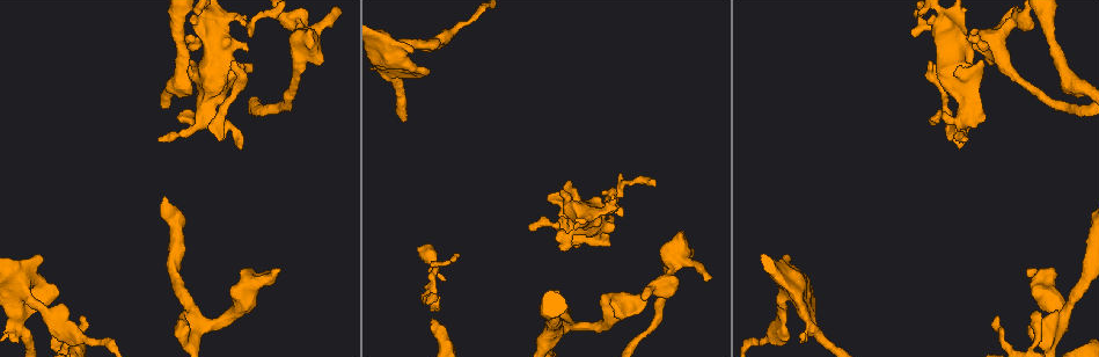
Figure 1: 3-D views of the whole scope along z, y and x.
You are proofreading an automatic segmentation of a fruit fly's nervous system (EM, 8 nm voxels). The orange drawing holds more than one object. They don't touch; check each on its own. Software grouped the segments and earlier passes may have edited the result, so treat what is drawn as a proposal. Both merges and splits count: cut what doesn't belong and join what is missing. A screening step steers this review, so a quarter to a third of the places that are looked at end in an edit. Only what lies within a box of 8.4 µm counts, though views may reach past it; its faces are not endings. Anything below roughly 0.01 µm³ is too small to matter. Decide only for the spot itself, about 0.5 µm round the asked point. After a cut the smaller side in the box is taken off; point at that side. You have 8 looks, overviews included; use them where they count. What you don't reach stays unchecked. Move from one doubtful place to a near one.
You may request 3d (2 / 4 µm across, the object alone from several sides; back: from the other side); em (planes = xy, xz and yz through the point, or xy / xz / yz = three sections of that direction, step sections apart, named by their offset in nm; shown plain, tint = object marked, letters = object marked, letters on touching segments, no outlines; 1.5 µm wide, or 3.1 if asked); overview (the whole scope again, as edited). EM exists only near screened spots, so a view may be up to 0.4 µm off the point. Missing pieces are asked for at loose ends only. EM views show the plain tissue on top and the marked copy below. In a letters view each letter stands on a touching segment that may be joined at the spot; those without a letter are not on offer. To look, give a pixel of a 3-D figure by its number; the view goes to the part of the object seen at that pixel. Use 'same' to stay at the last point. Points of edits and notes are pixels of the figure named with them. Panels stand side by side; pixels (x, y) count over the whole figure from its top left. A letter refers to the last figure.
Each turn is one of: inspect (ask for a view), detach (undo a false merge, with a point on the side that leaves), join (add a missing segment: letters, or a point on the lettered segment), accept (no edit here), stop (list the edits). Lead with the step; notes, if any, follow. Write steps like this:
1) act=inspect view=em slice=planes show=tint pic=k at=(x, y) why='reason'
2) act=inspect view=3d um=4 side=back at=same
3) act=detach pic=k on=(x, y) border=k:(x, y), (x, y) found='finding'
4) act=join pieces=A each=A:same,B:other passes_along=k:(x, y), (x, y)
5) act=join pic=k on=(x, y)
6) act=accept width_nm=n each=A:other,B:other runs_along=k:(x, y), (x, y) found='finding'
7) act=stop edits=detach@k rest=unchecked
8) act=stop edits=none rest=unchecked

act=inspect view=3d um=2 pic=1 at=(451, 261) why='an open end'

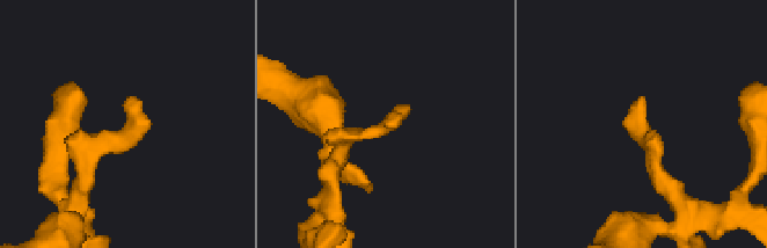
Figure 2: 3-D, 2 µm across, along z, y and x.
act=inspect view=em slice=planes show=letters pic=2 at=(393, 124) why='shape alone is not enough'

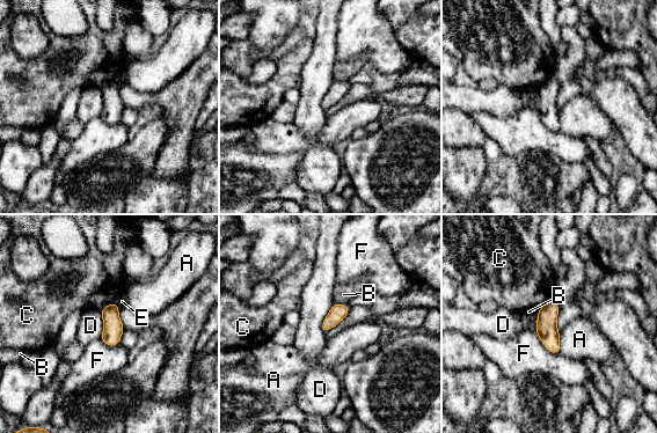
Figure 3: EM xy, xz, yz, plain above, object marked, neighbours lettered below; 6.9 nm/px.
act=accept each=A:other,B:other,C:other,D:other,E:other,F:other border=3:(559, 331), (559, 347), (561, 352) found='none of them fits'

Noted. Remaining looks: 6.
act=inspect view=em slice=yz step=4 show=tint pic=1 at=(564, 192) why='thick end'

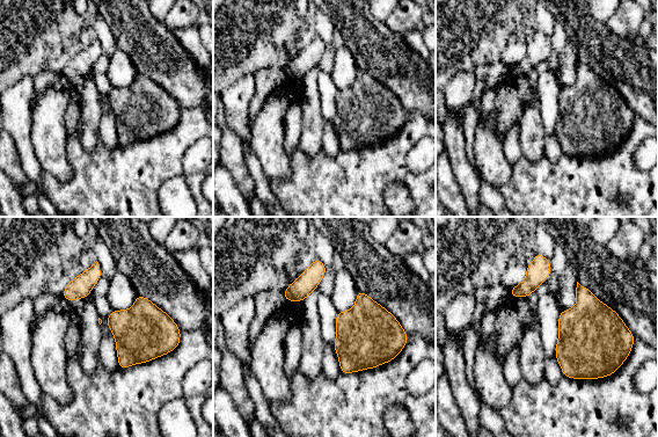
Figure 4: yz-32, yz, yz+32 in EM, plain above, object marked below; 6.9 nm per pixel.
act=inspect view=em slice=planes show=tint at=same

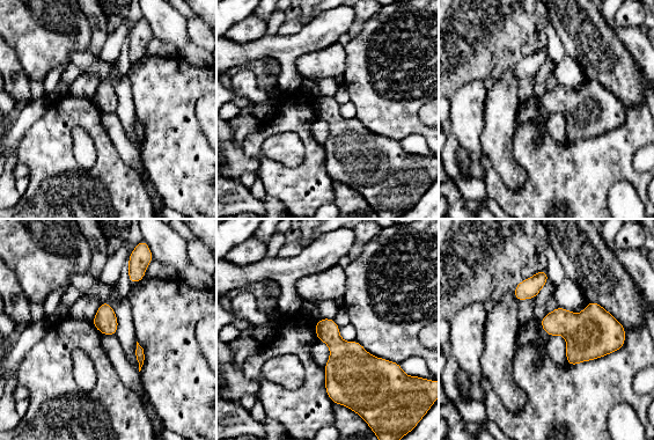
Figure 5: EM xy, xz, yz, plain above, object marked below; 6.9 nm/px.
act=inspect view=em slice=planes show=letters at=same why='what lies round it'

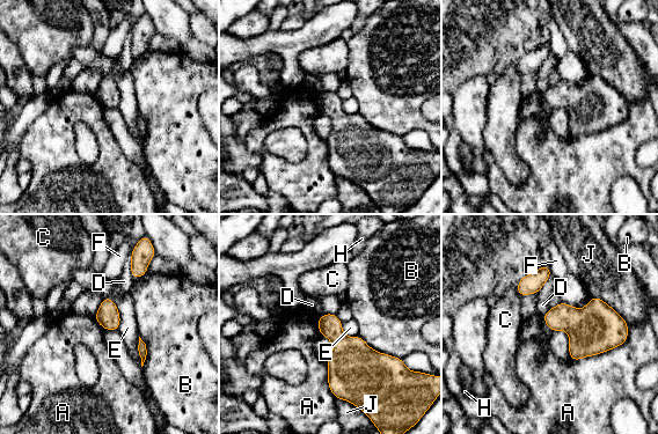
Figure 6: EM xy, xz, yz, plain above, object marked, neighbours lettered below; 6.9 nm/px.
act=accept each=A:other,B:other,C:other,D:other,E:other,F:other,H:other,J:other border=6:(136, 244), (131, 252), (132, 278) found='no lettered segment goes on from it'

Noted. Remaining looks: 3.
act=inspect view=3d um=4 pic=1 at=(240, 148) why='an open end'

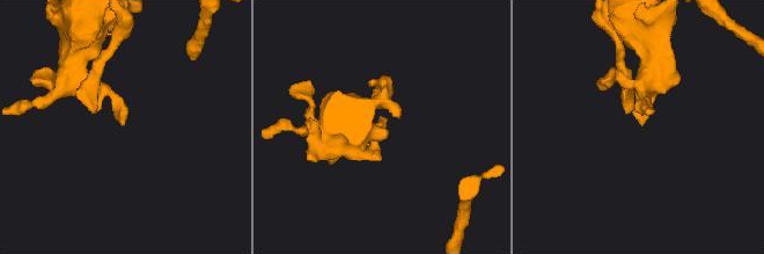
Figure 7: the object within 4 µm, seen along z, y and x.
act=inspect view=em slice=planes show=letters pic=7 at=(385, 120)

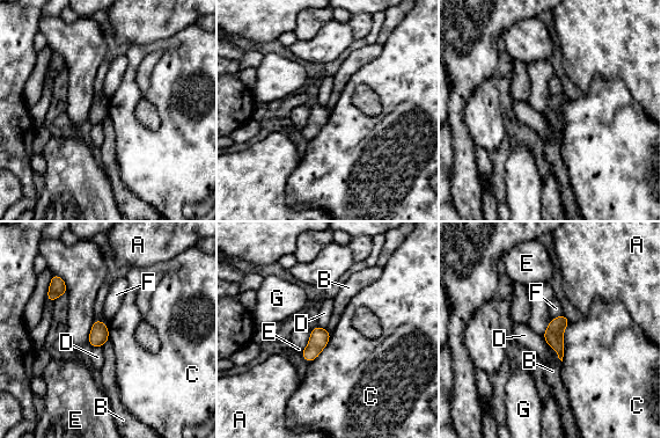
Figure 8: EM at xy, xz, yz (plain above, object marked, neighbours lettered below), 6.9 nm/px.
act=accept each=A:other,B:other,C:other,D:other,E:other,F:other,G:other border=8:(571, 322), (564, 329), (562, 362) found='none of them fits'

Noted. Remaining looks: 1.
act=stop edits=none rest=unchecked

